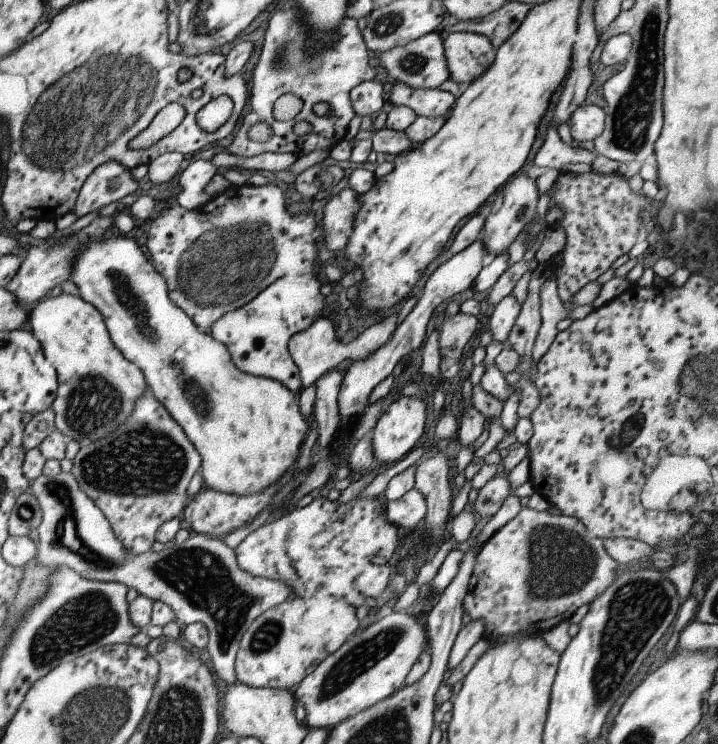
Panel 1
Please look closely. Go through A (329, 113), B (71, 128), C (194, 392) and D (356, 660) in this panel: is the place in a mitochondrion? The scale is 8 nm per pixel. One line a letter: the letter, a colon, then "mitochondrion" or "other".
A: other
B: mitochondrion
C: mitochondrion
D: mitochondrion

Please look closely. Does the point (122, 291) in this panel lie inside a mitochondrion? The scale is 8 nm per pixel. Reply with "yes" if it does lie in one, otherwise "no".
yes

